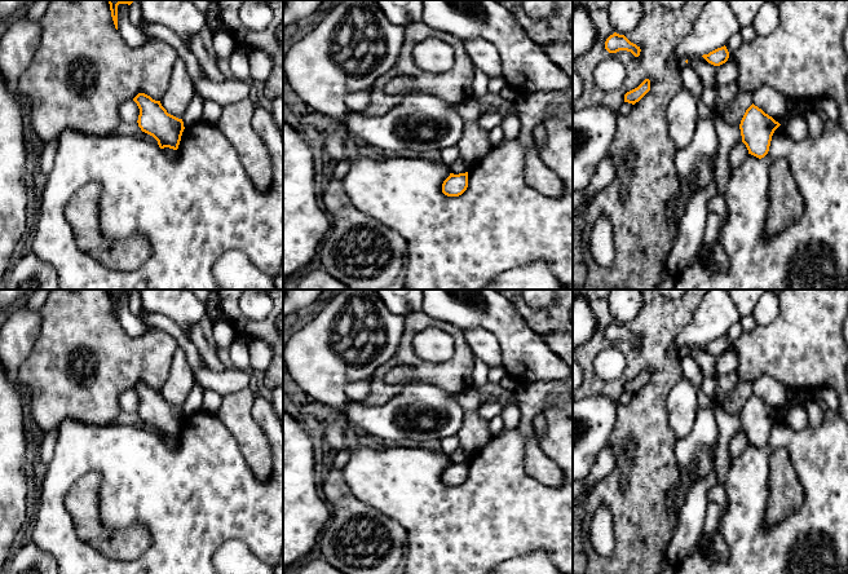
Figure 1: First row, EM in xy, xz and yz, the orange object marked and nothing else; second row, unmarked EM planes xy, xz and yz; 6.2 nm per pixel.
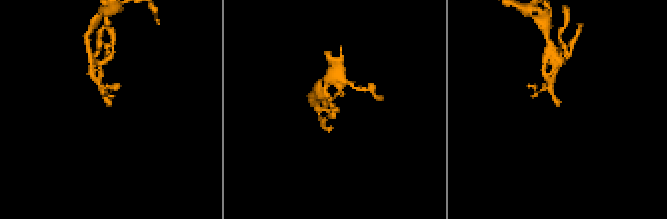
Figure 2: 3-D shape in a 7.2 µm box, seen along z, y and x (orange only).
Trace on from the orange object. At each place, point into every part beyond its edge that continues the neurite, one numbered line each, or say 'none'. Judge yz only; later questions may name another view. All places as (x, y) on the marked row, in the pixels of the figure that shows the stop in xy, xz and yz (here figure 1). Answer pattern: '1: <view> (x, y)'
none

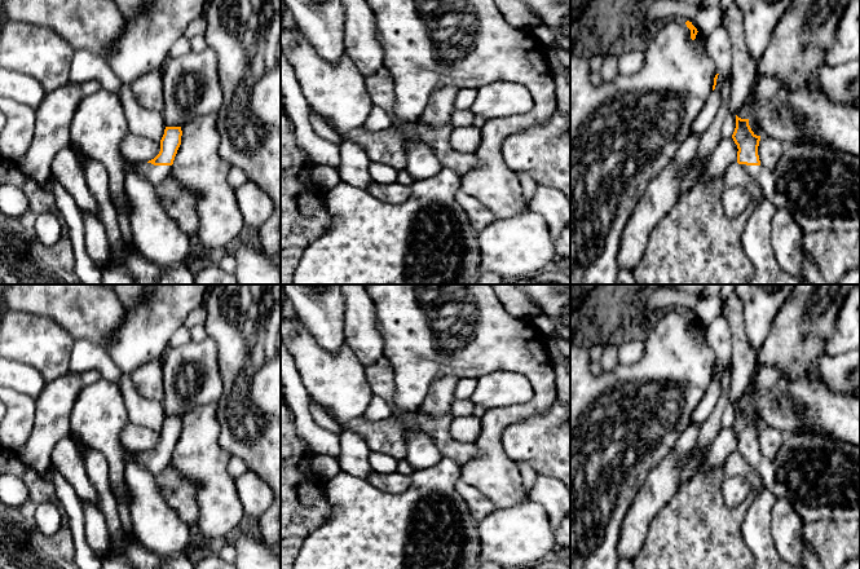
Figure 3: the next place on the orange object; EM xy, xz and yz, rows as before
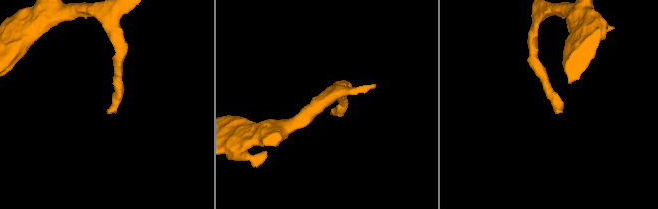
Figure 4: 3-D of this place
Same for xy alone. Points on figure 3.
1: xy (155, 175)

